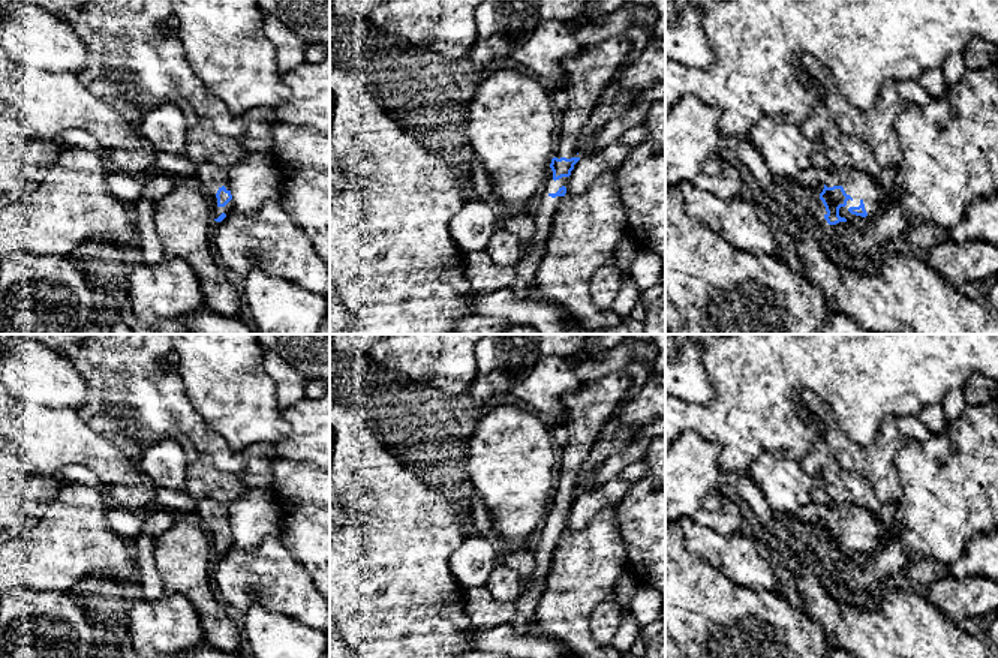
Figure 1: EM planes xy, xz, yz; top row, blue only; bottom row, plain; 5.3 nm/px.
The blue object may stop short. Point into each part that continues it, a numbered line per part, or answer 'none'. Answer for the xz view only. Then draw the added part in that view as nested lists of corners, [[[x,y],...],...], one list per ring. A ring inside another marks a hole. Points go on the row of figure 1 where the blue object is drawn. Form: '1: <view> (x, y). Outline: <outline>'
1: xz (589, 72). Outline: [[[620,33],[598,45],[583,46],[578,54],[560,61],[566,76],[568,106],[559,117],[553,157],[580,157],[577,141],[601,94],[622,69],[631,49],[629,39]]]
2: xz (544, 209). Outline: [[[548,168],[541,192],[532,207],[535,237],[523,246],[523,258],[515,265],[515,277],[511,285],[514,294],[520,298],[533,297],[533,282],[541,259],[545,252],[545,243],[550,237],[553,217],[562,202],[562,196],[551,198],[562,186],[566,187],[569,177],[553,180],[553,171]]]

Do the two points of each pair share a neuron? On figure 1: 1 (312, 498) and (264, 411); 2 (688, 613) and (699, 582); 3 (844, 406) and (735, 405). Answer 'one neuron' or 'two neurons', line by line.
1: two neurons
2: one neuron
3: one neuron

